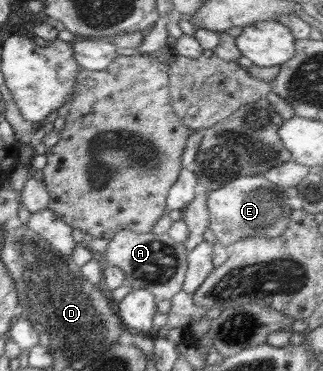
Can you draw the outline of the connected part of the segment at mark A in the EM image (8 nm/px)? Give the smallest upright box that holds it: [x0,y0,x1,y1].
[103,229,188,301]

